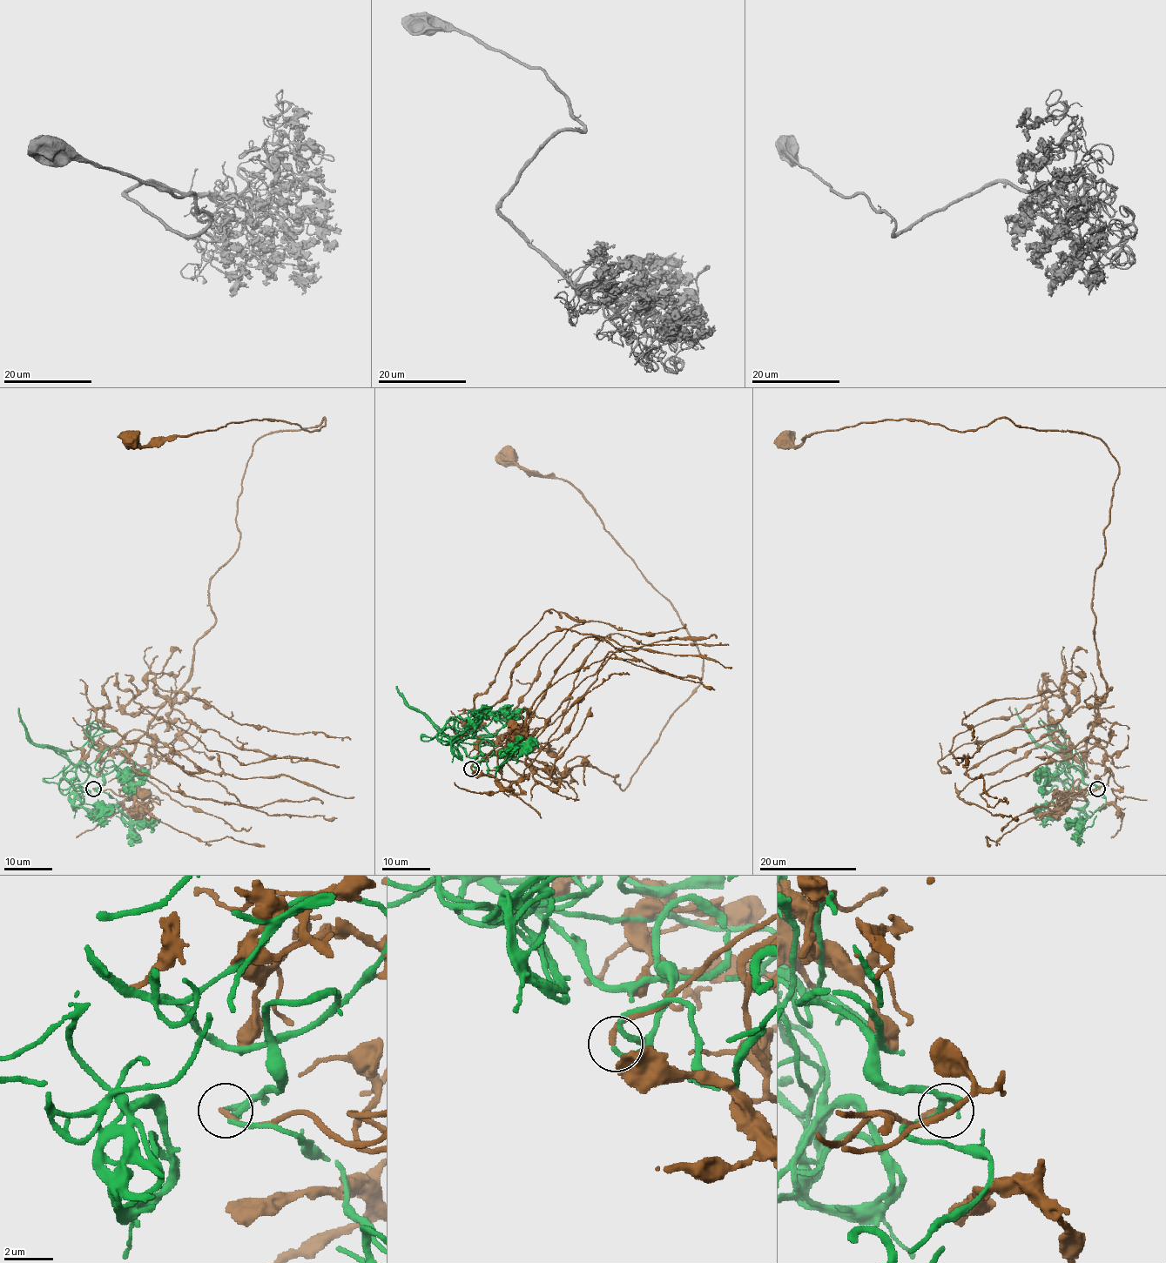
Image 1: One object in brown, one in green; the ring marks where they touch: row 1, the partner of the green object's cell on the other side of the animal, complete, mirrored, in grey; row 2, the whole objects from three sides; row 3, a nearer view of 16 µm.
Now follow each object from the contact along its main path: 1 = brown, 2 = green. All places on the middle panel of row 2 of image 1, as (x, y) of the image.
1: (471, 768), (508, 739), (506, 780), (589, 763), (623, 789), (703, 677), (595, 507), (508, 456)
2: (471, 769), (481, 755), (470, 757), (443, 733), (471, 732), (478, 739), (476, 733), (492, 718), (508, 715)

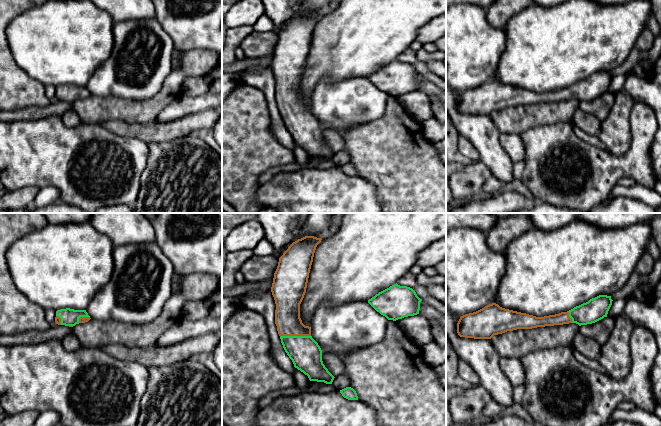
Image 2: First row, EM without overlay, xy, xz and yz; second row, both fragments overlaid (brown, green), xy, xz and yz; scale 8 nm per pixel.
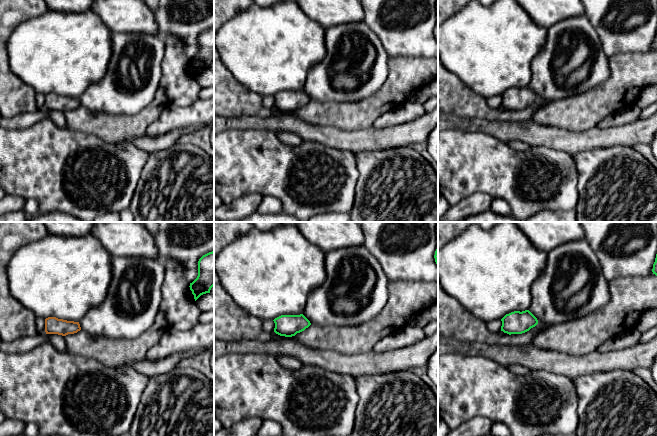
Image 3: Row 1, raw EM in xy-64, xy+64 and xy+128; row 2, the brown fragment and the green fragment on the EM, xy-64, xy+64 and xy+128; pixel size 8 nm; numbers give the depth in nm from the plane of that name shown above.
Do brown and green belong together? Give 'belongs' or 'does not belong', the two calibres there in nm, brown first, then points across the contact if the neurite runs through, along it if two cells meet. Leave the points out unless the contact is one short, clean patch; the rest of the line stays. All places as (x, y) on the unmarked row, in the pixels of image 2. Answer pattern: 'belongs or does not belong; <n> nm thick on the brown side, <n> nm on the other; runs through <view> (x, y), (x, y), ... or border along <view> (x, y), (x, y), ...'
does not belong; 200 nm thick on the brown side, 260 nm on the other

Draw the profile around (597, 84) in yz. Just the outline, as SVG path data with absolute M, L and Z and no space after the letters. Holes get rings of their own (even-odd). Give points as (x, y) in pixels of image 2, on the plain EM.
M599 71L569 86L569 93L579 102L595 99L607 93L612 77L611 72Z

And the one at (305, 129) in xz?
M280 112L283 124L294 143L310 157L332 160L334 152L322 137L322 126L312 112Z

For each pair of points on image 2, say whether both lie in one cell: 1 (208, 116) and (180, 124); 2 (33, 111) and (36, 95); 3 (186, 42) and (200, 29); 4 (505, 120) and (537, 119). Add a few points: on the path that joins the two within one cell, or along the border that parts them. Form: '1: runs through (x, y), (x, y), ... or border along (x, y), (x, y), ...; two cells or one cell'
1: runs through (201, 120), (187, 124); one cell
2: border along (52, 101), (42, 106), (26, 106), (11, 111); two cells
3: runs through (189, 39), (197, 31); one cell
4: runs through (513, 120), (529, 119); one cell

